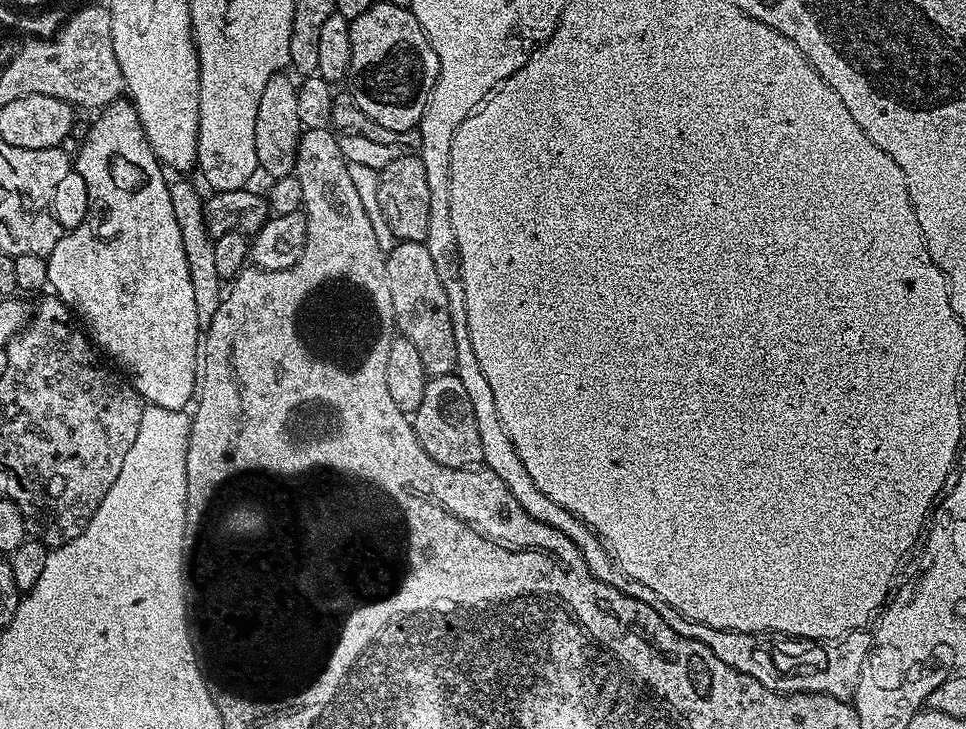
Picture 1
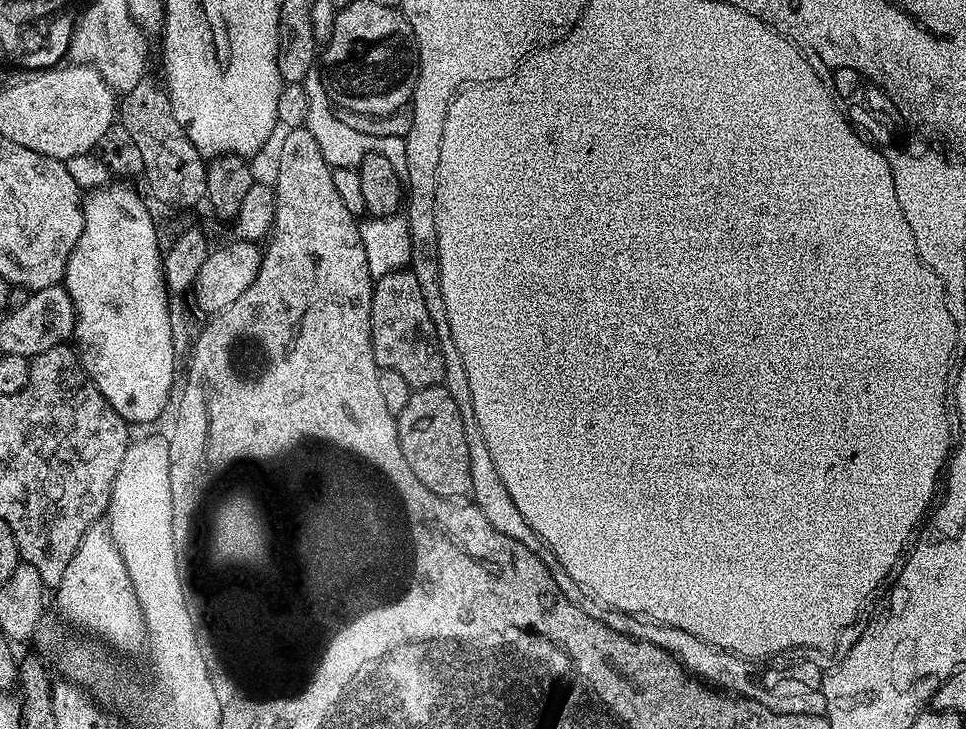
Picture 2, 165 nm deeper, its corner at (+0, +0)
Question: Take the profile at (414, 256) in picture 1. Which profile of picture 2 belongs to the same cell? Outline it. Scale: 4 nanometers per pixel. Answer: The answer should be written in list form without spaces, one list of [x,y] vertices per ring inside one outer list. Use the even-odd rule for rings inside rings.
[[[401,270],[379,277],[372,289],[372,353],[377,365],[397,371],[412,390],[443,385],[444,355],[434,330],[434,318],[422,298],[422,286],[415,271]]]

